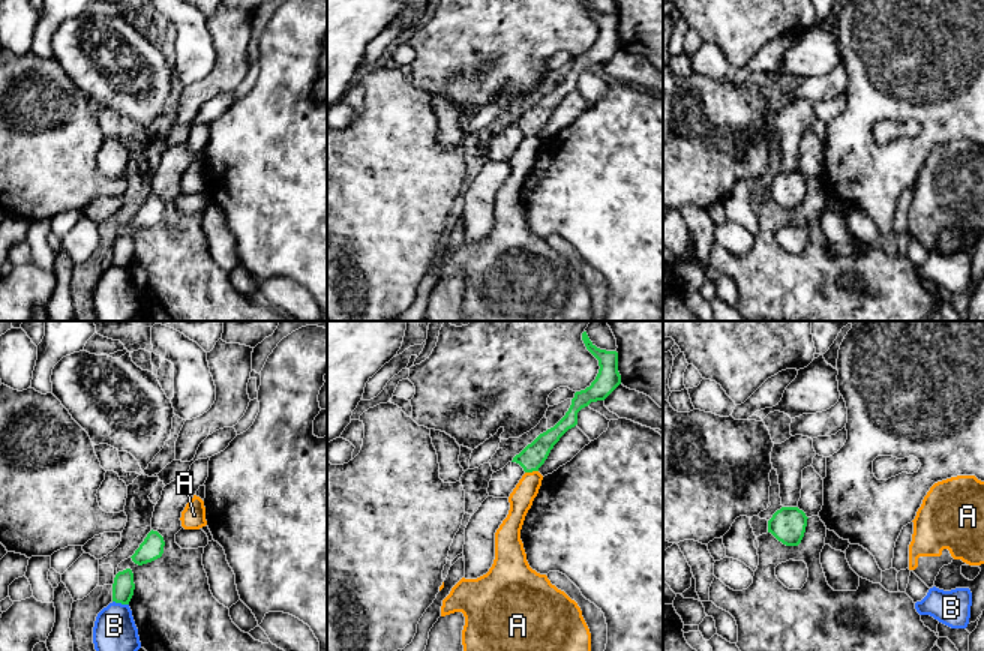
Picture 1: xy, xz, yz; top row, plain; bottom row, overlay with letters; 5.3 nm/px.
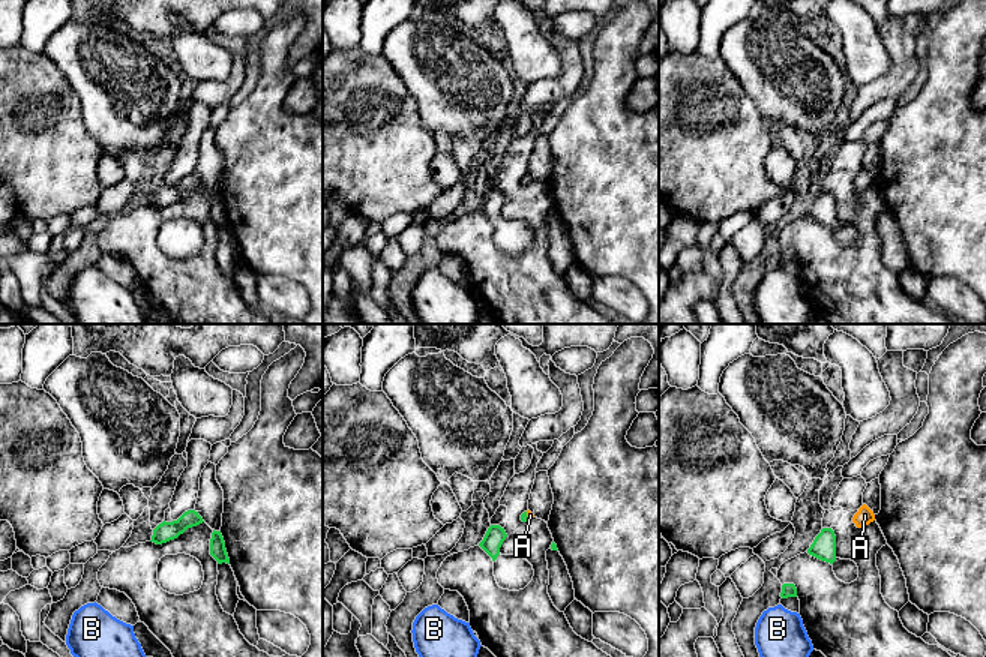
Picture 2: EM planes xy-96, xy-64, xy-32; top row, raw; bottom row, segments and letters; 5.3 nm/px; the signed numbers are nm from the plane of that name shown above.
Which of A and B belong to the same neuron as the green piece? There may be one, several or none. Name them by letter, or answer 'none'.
A

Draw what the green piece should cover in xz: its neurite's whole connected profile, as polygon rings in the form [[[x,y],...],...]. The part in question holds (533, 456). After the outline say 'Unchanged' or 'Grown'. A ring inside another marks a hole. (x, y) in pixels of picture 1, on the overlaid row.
[[[582,333],[586,350],[598,360],[598,374],[590,387],[576,392],[566,416],[550,429],[540,434],[512,462],[519,464],[525,474],[508,496],[510,510],[495,532],[495,560],[489,572],[477,579],[462,578],[442,600],[441,616],[462,612],[464,651],[591,651],[591,633],[582,610],[564,591],[550,584],[546,574],[532,570],[526,561],[520,530],[528,510],[542,486],[538,468],[554,446],[578,424],[578,412],[591,402],[604,400],[620,384],[618,352],[597,348]]]. Grown

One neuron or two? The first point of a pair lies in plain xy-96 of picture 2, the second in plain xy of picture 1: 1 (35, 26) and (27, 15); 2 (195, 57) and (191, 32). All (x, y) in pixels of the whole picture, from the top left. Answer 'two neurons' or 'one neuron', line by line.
1: two neurons
2: one neuron

